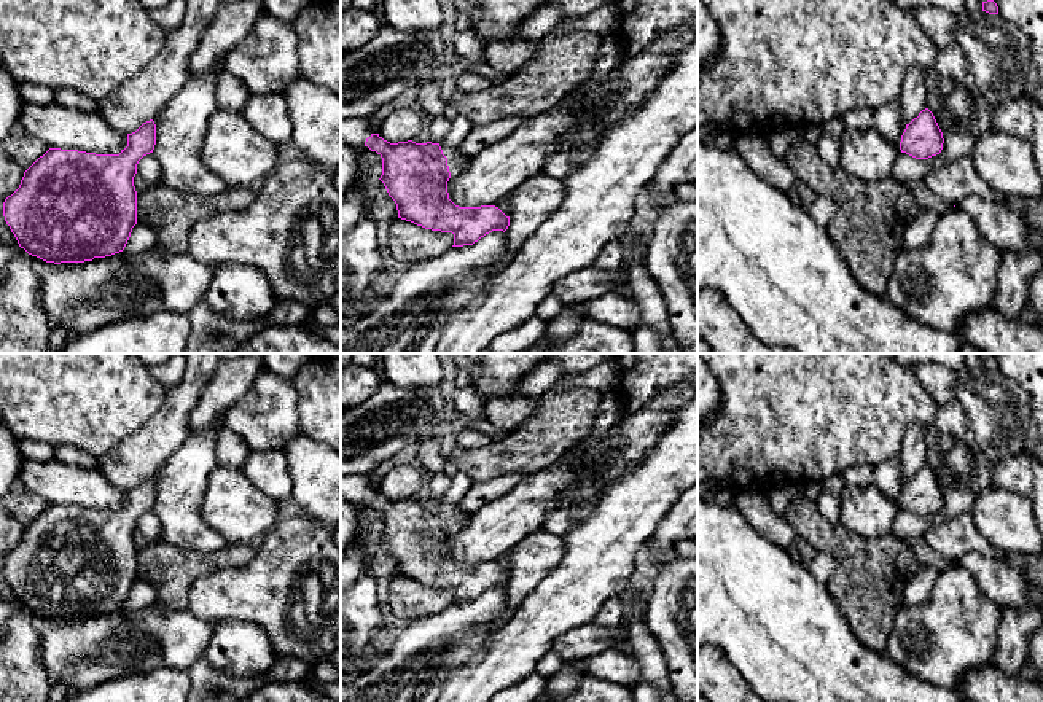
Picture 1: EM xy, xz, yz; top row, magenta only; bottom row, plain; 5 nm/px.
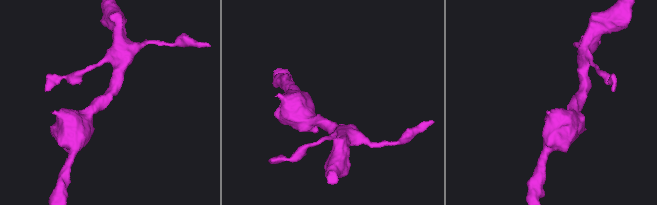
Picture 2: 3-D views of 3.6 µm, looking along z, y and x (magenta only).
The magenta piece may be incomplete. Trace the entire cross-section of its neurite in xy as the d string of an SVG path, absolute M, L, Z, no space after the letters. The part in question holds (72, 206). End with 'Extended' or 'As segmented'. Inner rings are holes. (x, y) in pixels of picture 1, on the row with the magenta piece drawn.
M150 119L127 134L127 146L119 154L49 148L3 202L5 221L19 247L54 264L84 263L123 252L137 224L137 164L153 153L154 145L156 124Z. As segmented

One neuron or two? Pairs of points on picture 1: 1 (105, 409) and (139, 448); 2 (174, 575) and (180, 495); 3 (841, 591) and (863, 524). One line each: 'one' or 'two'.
1: two
2: two
3: two

